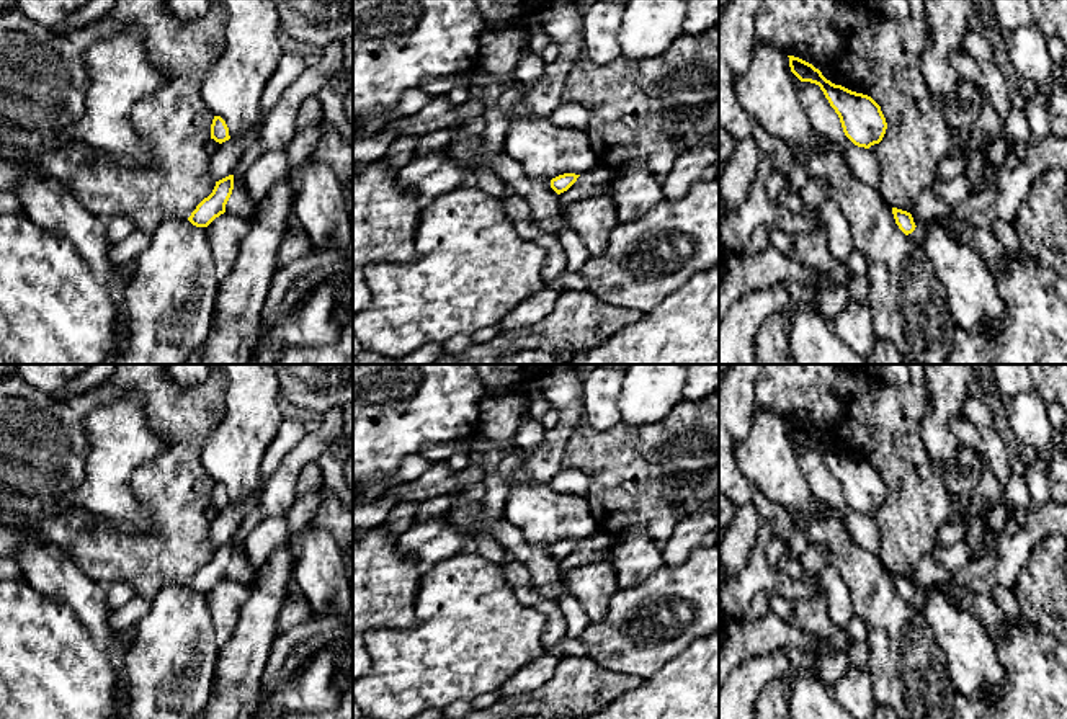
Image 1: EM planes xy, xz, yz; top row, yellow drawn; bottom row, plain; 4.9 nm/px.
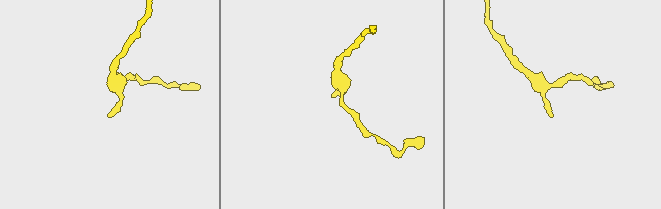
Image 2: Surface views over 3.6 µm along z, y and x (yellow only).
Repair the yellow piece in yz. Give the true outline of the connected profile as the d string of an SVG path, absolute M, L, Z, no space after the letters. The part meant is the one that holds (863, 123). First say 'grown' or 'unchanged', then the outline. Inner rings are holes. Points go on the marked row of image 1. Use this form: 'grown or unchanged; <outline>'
unchanged; M794 56L788 57L791 72L801 82L820 87L830 106L838 114L845 136L855 145L869 149L882 141L887 123L881 106L871 96L835 85L812 64Z

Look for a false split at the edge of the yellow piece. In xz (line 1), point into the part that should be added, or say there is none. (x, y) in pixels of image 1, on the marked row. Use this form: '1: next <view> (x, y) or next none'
1: next none

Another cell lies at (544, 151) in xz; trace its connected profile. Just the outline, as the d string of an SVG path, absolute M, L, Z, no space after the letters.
M513 82L498 98L497 108L508 118L503 152L516 160L534 181L551 181L564 173L582 175L598 165L587 131L560 127L549 116L518 116L526 87Z

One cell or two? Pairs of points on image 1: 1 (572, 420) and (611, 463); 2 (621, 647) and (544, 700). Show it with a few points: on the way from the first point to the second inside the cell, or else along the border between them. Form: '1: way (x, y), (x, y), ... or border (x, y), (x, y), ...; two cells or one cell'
1: border (580, 422), (569, 433); two cells
2: border (587, 656), (608, 670), (634, 674); two cells

